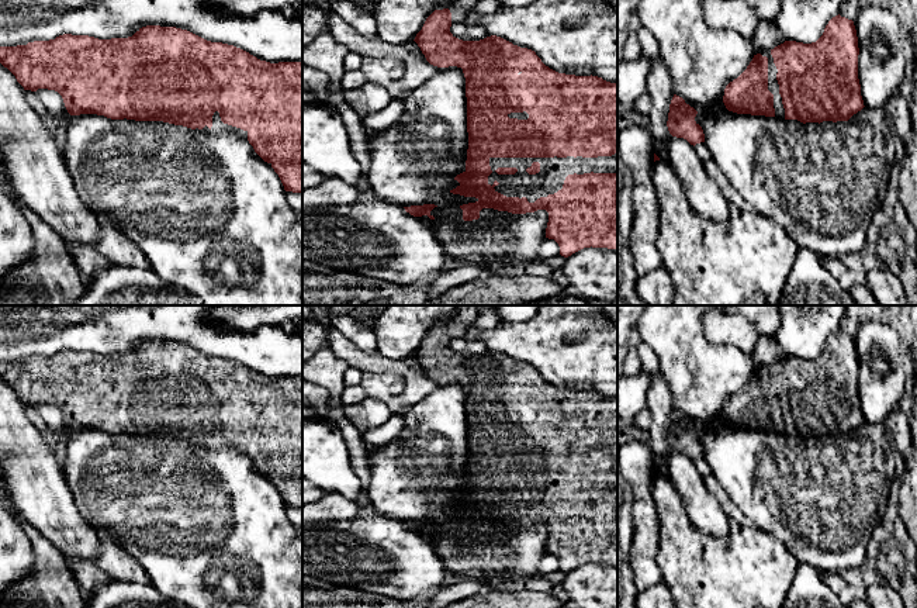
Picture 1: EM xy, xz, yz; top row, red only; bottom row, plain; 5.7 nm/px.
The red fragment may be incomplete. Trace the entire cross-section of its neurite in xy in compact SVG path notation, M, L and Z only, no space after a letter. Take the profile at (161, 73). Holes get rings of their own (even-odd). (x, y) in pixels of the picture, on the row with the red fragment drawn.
M146 25L128 38L98 39L63 34L49 41L0 46L0 63L15 76L24 90L58 91L70 115L163 121L212 134L233 129L271 165L286 191L302 193L302 62L270 63L241 48L207 41L187 30Z

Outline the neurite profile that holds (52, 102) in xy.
M38 89L35 93L38 94L38 99L44 104L49 117L58 118L60 121L59 124L59 137L60 137L60 132L65 129L65 122L70 117L70 114L65 107L62 96L58 91L48 89Z

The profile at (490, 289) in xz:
M484 274L443 294L429 297L423 305L522 305L558 294L563 289L544 277L508 277Z

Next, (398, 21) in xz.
M378 0L373 13L378 37L398 46L411 42L435 10L451 4L451 0Z

